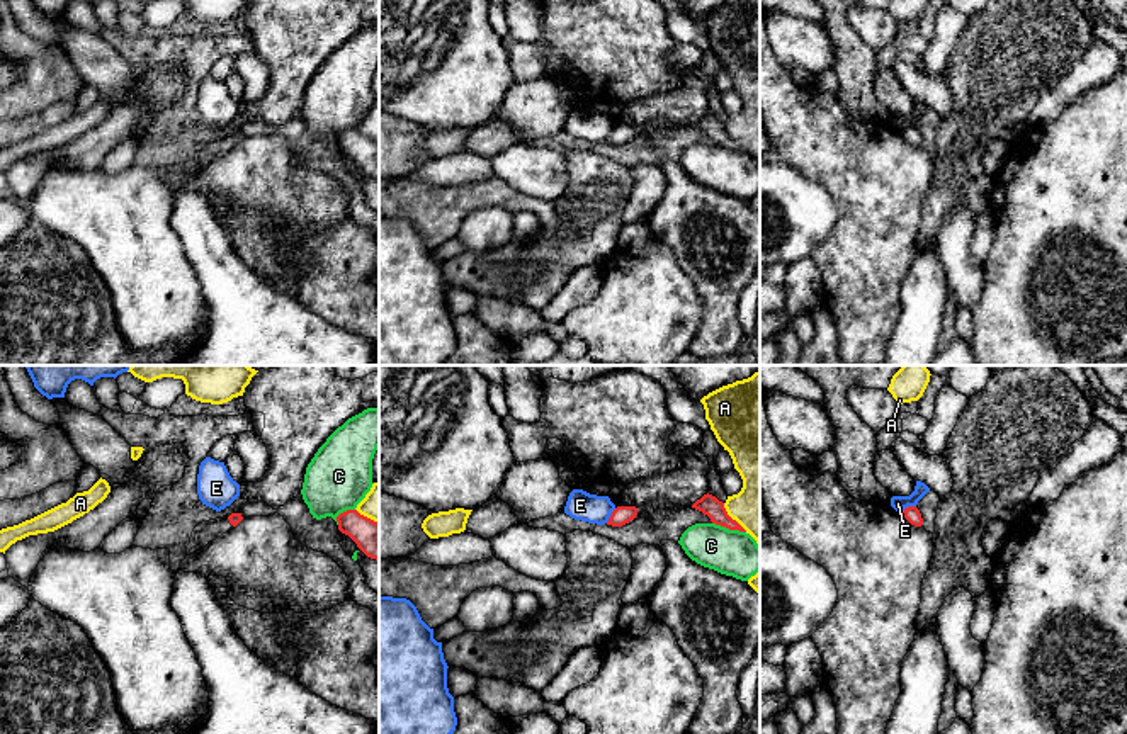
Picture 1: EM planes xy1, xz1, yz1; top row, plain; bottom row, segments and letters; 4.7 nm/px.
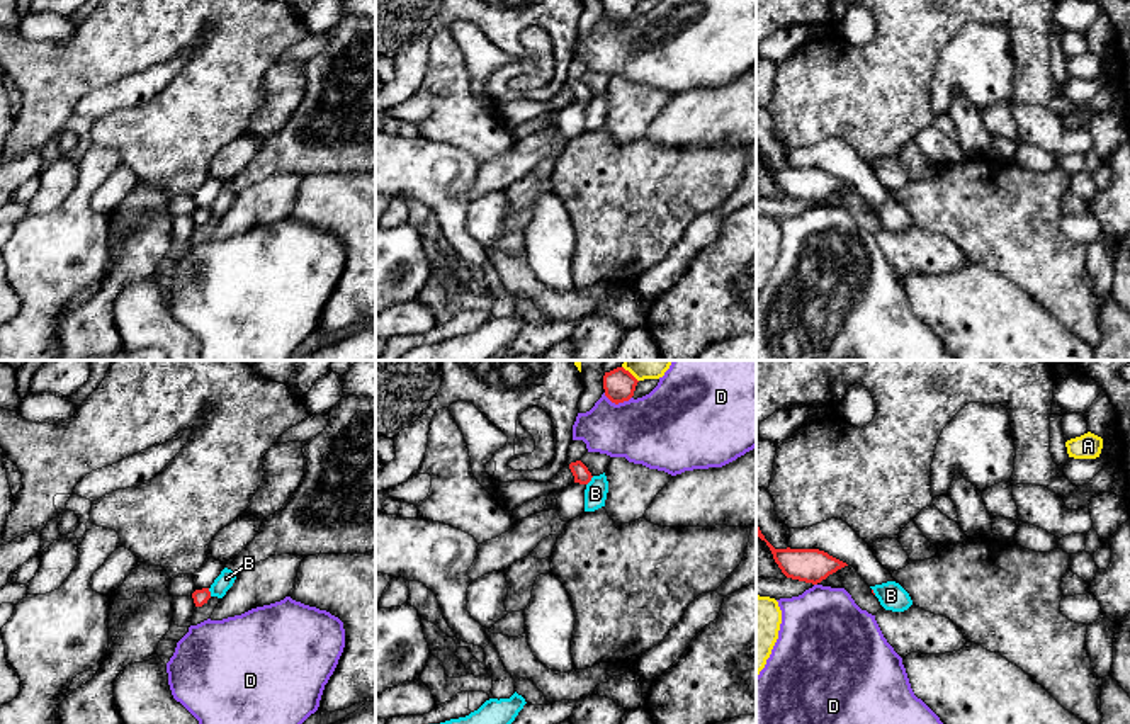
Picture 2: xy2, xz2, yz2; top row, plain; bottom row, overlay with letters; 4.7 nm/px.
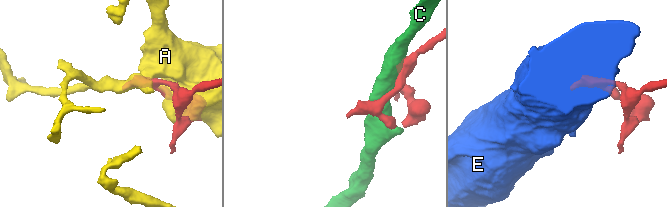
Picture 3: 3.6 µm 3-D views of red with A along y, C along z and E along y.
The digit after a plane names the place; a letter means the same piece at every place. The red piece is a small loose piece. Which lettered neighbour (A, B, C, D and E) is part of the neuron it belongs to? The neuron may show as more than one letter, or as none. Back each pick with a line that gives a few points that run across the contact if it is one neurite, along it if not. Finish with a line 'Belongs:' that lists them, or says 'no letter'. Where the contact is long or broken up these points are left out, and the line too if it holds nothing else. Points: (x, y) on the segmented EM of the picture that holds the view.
Belongs: no letter

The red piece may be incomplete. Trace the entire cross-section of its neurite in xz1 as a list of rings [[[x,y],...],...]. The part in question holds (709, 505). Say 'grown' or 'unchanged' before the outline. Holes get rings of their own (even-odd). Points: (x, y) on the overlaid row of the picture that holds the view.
unchanged; [[[704,494],[700,500],[697,500],[692,508],[702,511],[704,515],[707,515],[711,518],[712,523],[726,527],[729,530],[739,530],[739,532],[746,532],[736,520],[733,520],[726,508],[724,503],[719,501],[716,496],[712,494]]]

